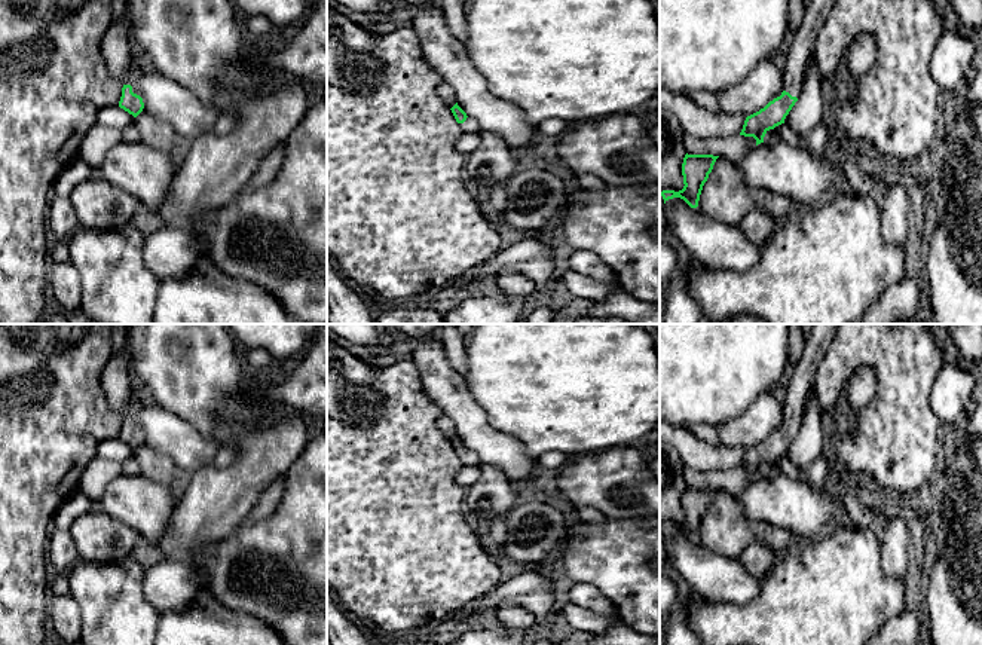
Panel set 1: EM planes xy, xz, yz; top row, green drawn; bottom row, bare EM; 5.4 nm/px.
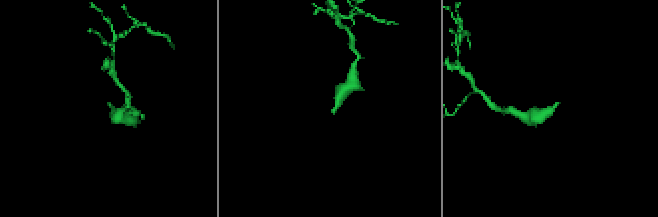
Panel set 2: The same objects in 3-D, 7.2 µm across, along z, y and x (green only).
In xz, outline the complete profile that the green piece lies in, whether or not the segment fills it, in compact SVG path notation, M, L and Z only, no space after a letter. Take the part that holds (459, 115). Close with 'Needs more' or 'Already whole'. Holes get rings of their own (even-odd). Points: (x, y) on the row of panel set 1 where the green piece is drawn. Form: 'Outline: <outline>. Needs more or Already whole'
Outline: M458 103L450 108L456 122L461 125L464 132L468 134L477 134L480 131L480 125L469 117L459 106Z. Needs more

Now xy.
Outline: M132 46L129 67L123 77L122 97L119 101L119 107L132 114L134 117L137 117L144 108L144 103L143 98L140 97L138 89L138 82L144 71L138 61L138 55L140 55L138 49Z. Needs more

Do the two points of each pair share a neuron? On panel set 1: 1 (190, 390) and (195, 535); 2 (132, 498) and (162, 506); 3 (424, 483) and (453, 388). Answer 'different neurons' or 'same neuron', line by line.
1: different neurons
2: same neuron
3: different neurons

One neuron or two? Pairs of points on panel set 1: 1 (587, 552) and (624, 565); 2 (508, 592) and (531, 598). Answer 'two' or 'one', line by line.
1: one
2: one

